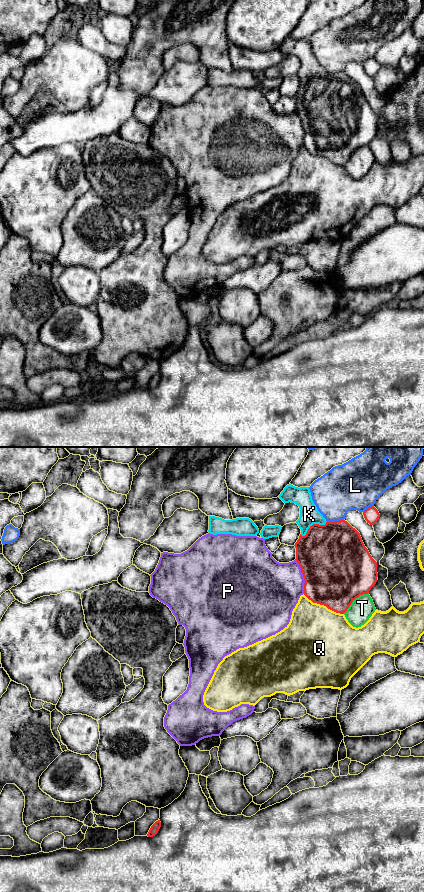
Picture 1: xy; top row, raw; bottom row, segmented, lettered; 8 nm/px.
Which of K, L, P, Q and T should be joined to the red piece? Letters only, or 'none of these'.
K

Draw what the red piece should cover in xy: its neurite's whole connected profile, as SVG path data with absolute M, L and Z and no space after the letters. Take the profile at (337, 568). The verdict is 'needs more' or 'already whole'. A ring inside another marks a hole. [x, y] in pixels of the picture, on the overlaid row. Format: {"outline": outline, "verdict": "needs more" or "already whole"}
{"outline": "M289 484L281 492L279 498L284 503L295 503L300 508L300 517L296 523L301 529L301 534L294 546L296 548L295 560L298 562L305 580L304 595L313 603L324 605L336 613L344 614L356 598L368 594L376 584L377 562L365 547L360 533L347 521L328 522L323 517L312 500L309 487L298 488Z", "verdict": "needs more"}

